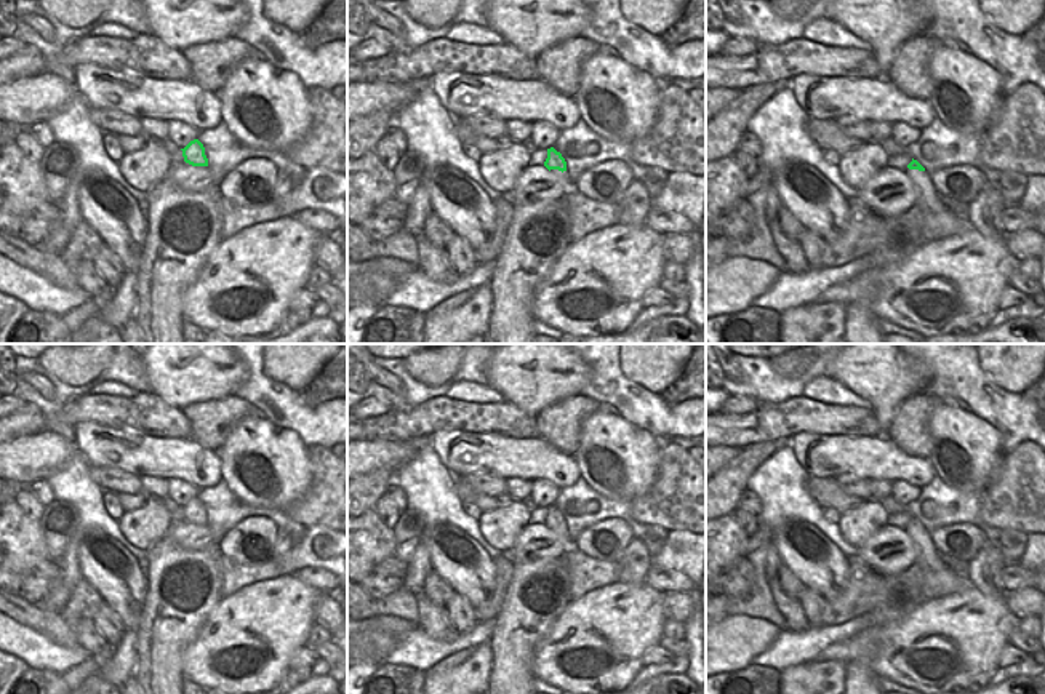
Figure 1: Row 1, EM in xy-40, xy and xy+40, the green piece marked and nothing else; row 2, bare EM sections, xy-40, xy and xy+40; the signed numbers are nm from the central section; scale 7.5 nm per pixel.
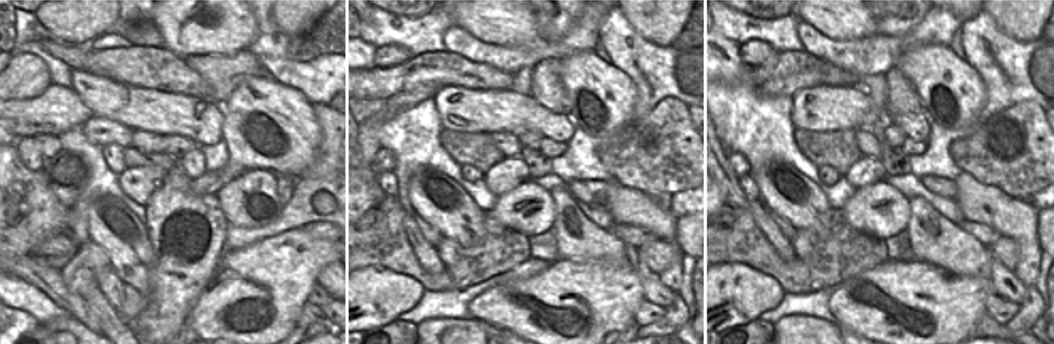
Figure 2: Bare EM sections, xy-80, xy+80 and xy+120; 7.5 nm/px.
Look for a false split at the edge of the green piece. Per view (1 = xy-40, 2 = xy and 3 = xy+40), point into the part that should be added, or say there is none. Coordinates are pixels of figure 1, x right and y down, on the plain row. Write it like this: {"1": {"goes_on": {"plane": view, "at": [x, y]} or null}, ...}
{"1": {"goes_on": null}, "2": {"goes_on": null}, "3": {"goes_on": null}}

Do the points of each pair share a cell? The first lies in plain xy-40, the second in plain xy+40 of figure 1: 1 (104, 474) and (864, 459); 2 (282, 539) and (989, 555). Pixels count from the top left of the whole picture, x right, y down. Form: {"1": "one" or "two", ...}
{"1": "two", "2": "one"}

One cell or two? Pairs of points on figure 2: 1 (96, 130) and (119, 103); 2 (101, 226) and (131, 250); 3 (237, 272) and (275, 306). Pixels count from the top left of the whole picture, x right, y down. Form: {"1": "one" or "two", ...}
{"1": "two", "2": "one", "3": "one"}

